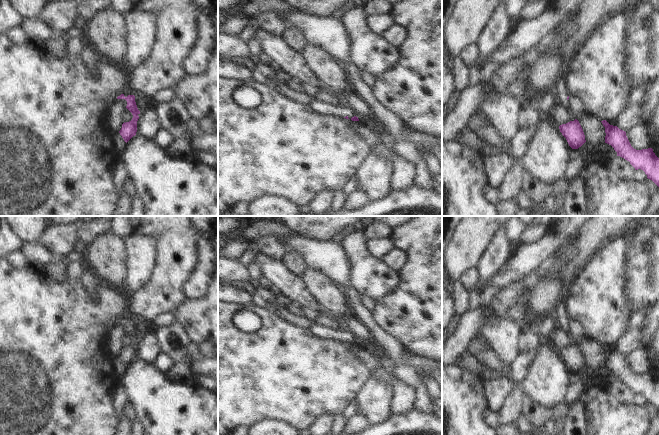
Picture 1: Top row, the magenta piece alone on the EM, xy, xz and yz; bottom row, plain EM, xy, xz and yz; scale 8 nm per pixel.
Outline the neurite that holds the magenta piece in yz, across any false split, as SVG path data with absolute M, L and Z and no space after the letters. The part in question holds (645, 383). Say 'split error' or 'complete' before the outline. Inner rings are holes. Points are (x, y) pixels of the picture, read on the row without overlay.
complete; M606 344L601 345L605 351L605 367L611 369L617 376L617 380L629 385L635 394L641 393L659 411L659 382L652 372L636 374L634 373L626 356L617 350L610 349Z

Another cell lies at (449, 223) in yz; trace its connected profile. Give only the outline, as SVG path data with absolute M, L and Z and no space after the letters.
M442 216L442 253L445 251L463 216Z

